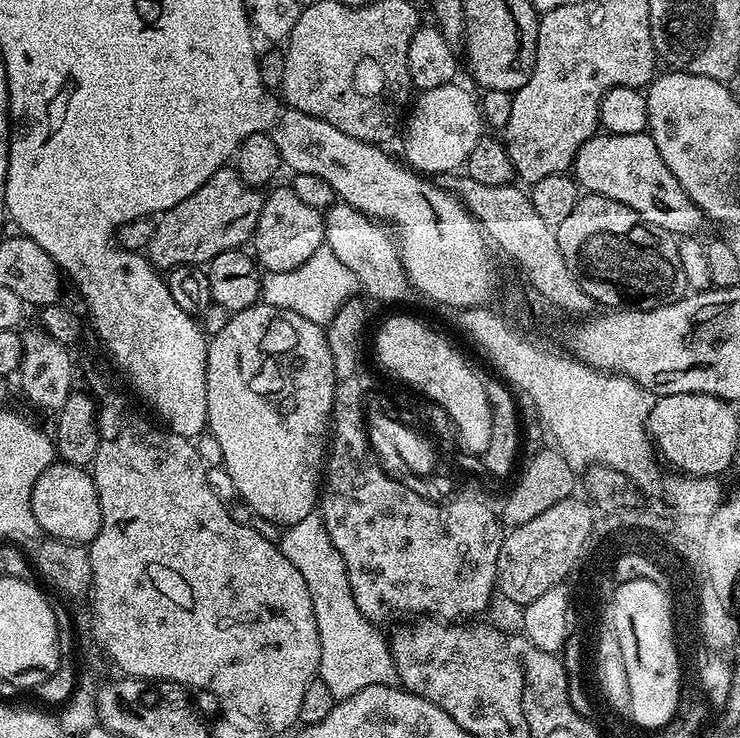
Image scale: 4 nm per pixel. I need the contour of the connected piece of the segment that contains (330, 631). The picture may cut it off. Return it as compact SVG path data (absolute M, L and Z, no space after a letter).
M319 511L306 514L302 522L294 522L283 529L284 537L278 540L282 554L292 565L298 569L298 574L306 581L310 589L310 602L314 605L314 622L318 622L318 642L322 642L322 658L318 678L326 682L330 694L334 694L337 700L350 698L350 694L358 694L358 690L366 690L366 686L378 686L379 684L397 683L396 663L392 657L392 650L386 636L381 629L371 624L358 608L358 602L354 600L354 590L350 590L350 578L346 578L346 566L342 562L342 554L330 542L330 534L324 525L324 518Z

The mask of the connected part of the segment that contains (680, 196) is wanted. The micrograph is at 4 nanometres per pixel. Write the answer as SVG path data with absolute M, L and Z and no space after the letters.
M647 132L591 136L576 155L574 179L585 193L614 198L614 202L622 202L626 206L630 206L630 210L638 213L647 224L665 228L667 232L673 234L696 234L700 223L705 223L706 220L699 206L688 197L686 190L682 190L678 178L674 178L674 174L666 166L666 162L662 162L662 154L658 154L658 146L654 146L654 138Z

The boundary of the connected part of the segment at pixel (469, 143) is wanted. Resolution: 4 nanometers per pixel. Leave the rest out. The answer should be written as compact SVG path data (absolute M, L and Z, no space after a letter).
M443 84L421 93L417 102L415 99L404 126L404 158L413 171L435 176L461 169L483 135L484 123L475 95L458 85Z

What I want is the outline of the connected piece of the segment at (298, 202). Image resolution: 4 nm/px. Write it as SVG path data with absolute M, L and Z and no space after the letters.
M291 186L275 188L265 195L262 214L250 244L256 247L254 256L264 272L289 272L302 266L302 262L306 262L306 258L310 258L310 254L325 243L324 217L321 209L306 206L306 202L294 194Z

